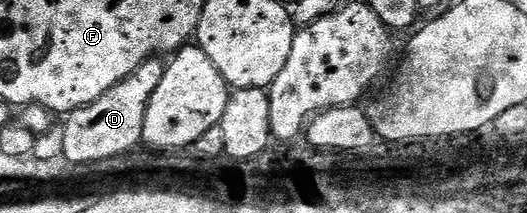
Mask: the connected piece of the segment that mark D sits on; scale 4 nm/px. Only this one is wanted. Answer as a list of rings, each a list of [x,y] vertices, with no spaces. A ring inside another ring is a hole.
[[[160,57],[148,58],[131,76],[127,76],[115,88],[103,92],[99,100],[87,104],[78,110],[72,110],[63,123],[63,157],[74,167],[102,162],[120,154],[129,154],[143,142],[143,124],[147,104],[163,80],[166,63]]]

